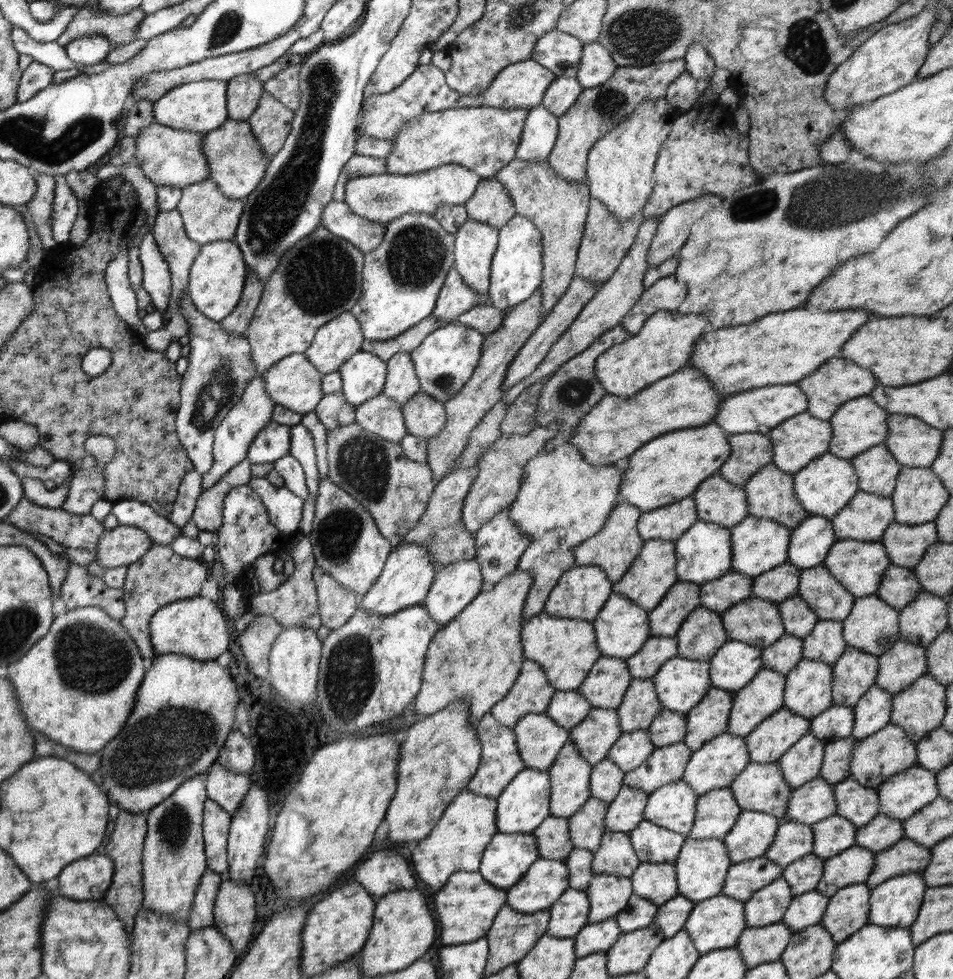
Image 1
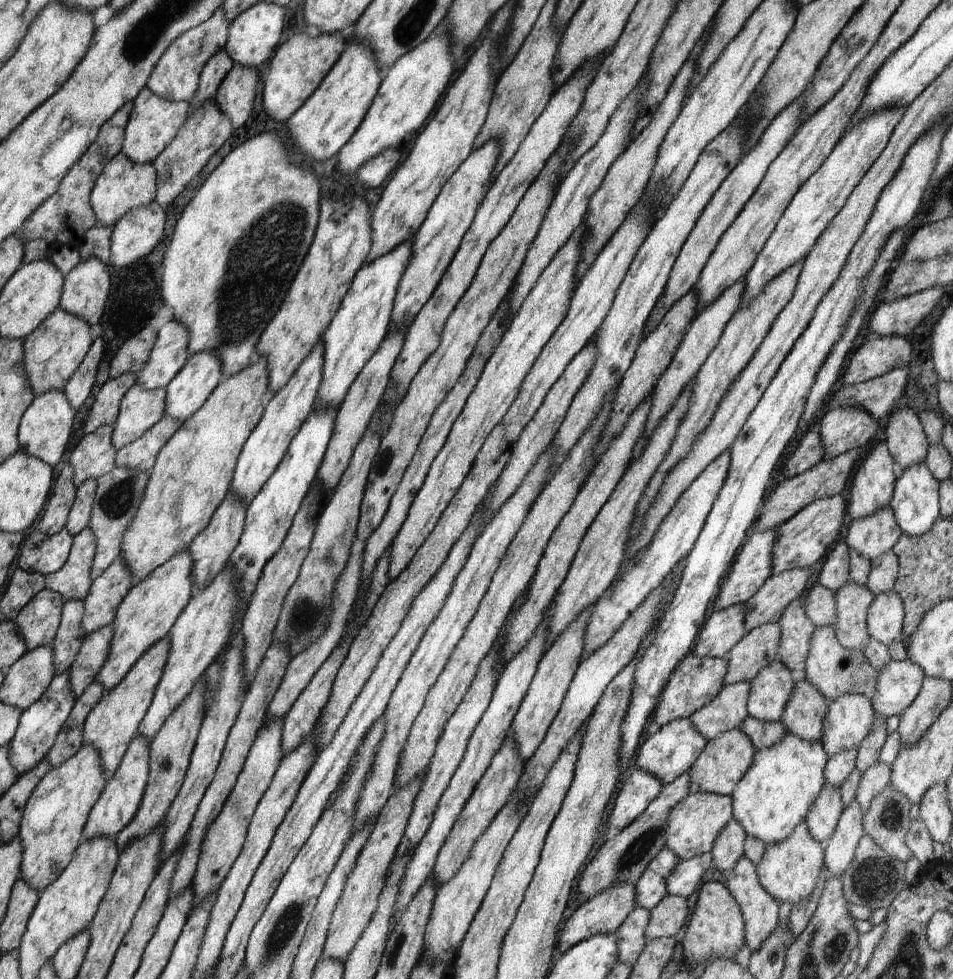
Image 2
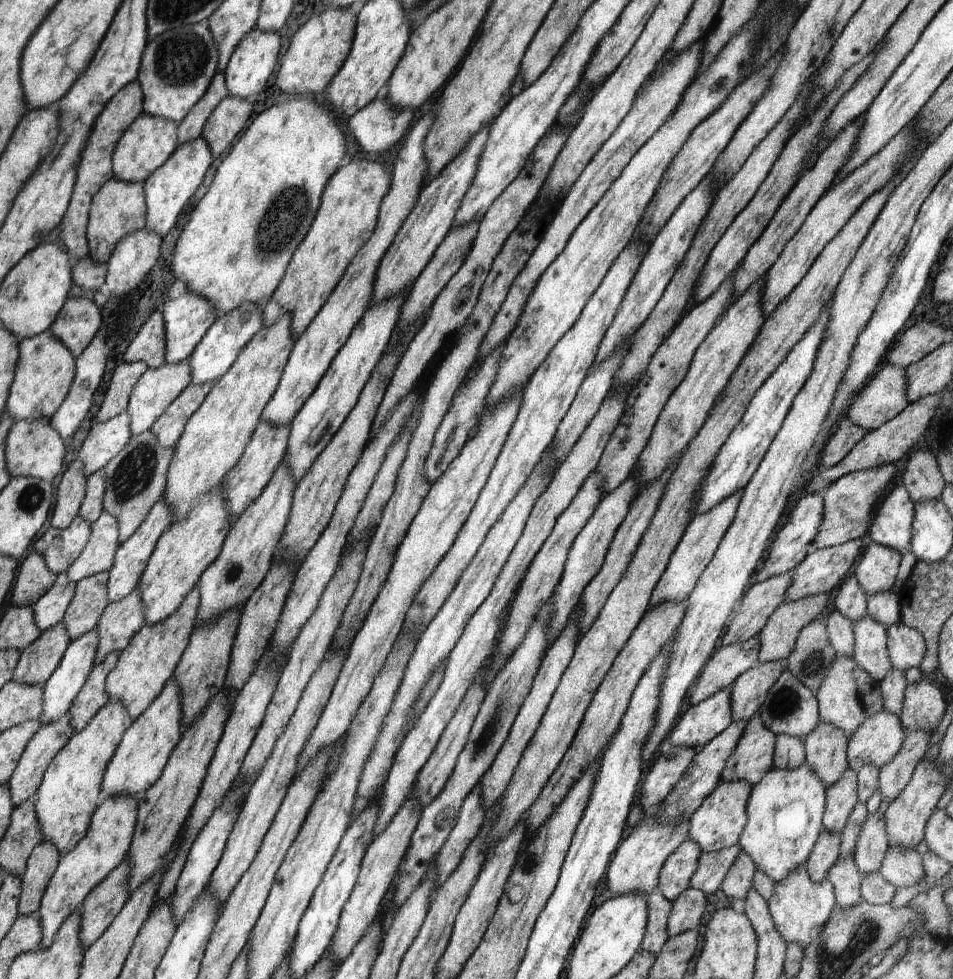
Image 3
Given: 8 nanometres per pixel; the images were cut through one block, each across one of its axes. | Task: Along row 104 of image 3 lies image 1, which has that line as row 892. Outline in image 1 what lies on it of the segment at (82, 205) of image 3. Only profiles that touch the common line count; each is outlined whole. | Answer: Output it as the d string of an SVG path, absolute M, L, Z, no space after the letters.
M121 810L118 817L111 823L111 829L108 837L110 842L106 844L104 854L113 860L114 874L110 883L110 886L105 892L103 901L108 903L114 912L118 915L118 918L123 922L123 929L128 934L133 932L134 921L138 909L143 906L143 844L147 835L148 824L146 823L146 811L137 812L136 814L130 814L127 810Z

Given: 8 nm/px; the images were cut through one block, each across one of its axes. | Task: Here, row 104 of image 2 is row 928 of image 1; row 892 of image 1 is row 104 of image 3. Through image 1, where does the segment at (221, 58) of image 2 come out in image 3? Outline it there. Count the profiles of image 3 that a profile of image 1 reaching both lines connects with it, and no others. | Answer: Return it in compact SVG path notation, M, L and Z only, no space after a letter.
M217 70L204 96L200 97L200 100L190 109L190 112L179 122L177 126L178 145L198 138L202 134L211 112L228 95L229 90L225 83L224 73Z

